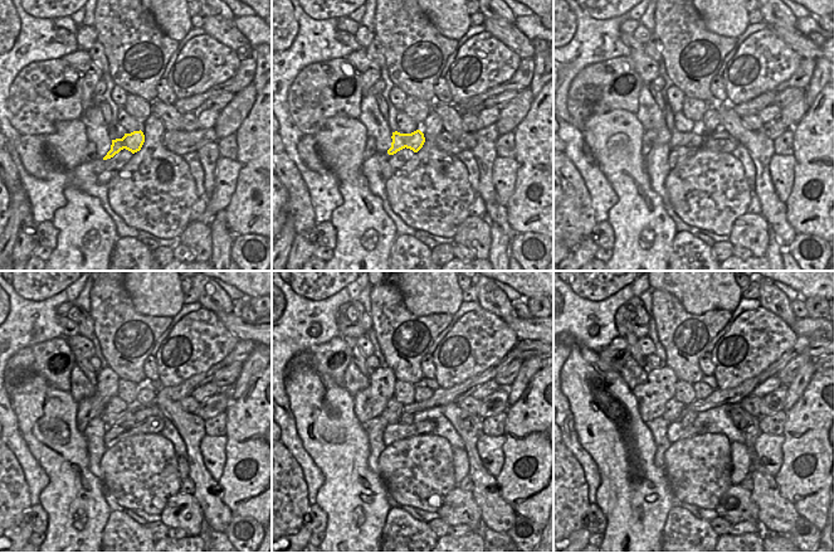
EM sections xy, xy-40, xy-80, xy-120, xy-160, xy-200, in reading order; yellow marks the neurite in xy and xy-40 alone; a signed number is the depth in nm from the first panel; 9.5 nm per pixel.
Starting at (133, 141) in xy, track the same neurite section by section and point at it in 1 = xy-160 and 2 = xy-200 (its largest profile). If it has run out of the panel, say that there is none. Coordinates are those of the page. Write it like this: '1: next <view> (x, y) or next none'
1: next xy-160 (405, 418)
2: next xy-200 (688, 417)

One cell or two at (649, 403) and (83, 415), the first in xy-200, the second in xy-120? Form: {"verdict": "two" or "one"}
{"verdict": "one"}

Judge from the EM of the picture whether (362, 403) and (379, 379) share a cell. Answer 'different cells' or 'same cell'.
same cell

